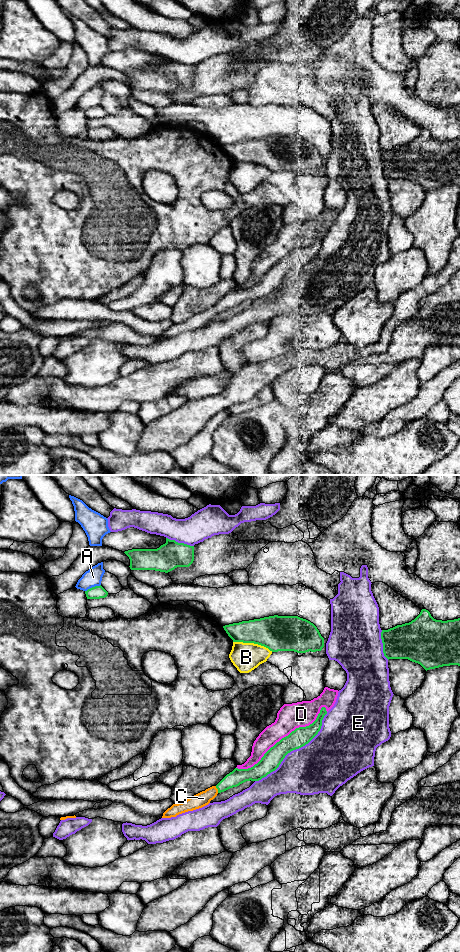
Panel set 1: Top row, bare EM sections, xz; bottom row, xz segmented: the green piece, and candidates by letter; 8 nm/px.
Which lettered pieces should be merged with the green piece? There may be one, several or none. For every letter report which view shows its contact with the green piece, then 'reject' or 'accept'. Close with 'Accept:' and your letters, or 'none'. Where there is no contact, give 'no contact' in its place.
A: meets green in xz; reject
B: meets green in xz; reject
C: meets green in xz; accept
D: meets green in xz; reject
E: meets green in xz; reject
Accept: C

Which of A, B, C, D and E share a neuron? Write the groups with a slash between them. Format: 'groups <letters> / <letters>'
groups A / B / C / D / E

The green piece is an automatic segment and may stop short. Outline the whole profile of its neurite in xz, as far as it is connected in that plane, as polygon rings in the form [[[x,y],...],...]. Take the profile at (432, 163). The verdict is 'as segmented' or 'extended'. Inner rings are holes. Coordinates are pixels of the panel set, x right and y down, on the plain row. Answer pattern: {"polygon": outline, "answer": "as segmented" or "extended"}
{"polygon": [[[422,129],[411,142],[382,150],[384,176],[389,179],[408,179],[420,184],[426,191],[443,186],[460,186],[460,138],[436,140],[430,132]]], "answer": "as segmented"}

